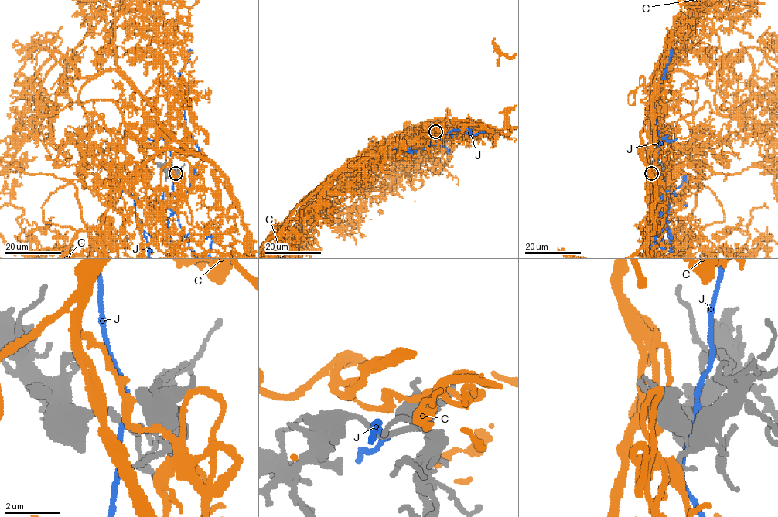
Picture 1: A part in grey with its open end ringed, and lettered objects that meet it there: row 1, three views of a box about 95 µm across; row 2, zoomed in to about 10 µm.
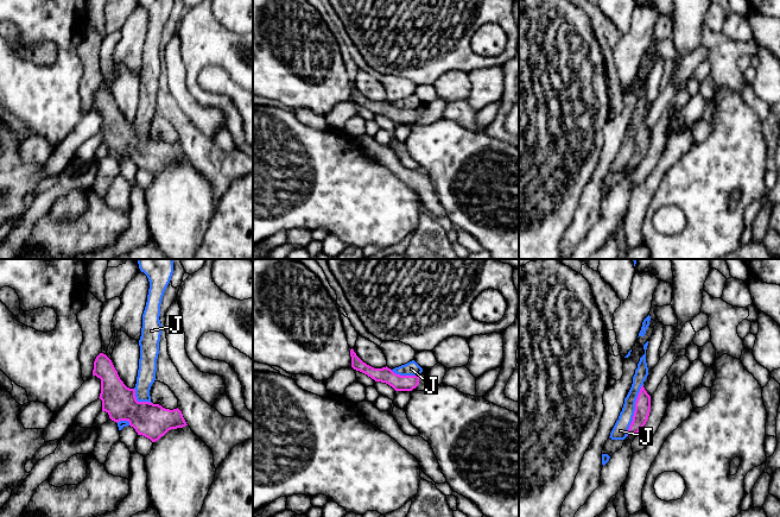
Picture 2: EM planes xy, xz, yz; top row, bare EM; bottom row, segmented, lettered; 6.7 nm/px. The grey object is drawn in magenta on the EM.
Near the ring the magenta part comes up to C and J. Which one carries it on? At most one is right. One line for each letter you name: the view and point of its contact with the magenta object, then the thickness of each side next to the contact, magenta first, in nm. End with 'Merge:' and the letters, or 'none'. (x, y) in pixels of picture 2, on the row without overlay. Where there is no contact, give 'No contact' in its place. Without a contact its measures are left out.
C: No contact
Merge: C

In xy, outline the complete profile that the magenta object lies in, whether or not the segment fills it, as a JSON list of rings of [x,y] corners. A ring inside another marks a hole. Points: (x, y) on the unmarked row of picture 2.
[[[100,87],[94,95],[93,109],[101,113],[102,145],[114,156],[128,155],[138,169],[158,175],[169,164],[186,158],[182,145],[165,143],[159,138],[138,135],[135,124],[127,121],[120,113],[112,94]]]

